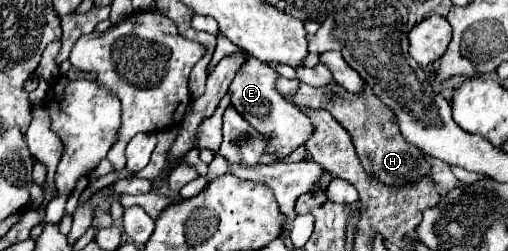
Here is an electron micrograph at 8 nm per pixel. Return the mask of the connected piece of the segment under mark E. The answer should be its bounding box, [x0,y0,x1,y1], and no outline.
[229,56,313,158]

